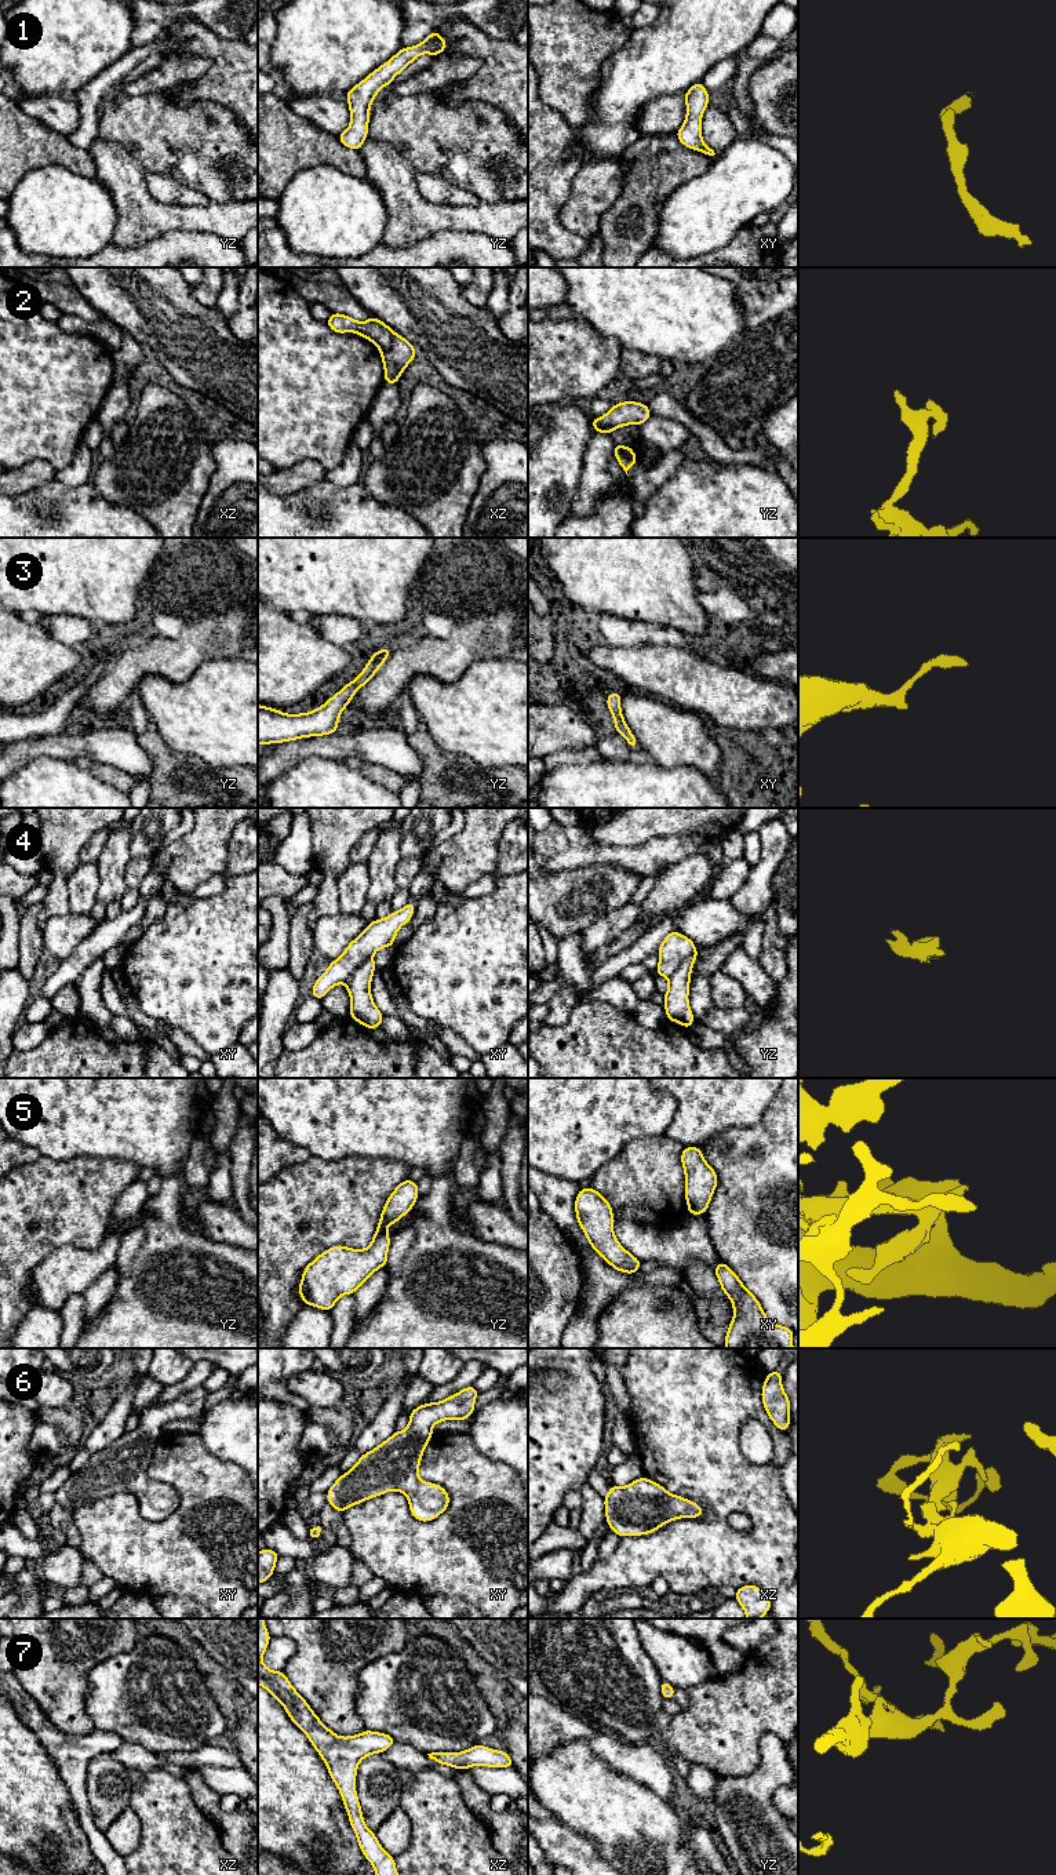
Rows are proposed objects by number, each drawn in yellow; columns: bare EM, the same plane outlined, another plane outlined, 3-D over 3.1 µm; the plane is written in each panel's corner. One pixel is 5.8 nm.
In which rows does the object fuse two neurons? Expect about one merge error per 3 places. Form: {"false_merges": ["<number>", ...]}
{"false_merges": ["2", "4"]}

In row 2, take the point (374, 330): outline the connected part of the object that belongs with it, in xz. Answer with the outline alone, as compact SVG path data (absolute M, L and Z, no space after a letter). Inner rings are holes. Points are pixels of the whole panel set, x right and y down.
M332 313L327 320L328 327L338 334L356 332L371 341L380 352L387 350L394 331L383 321L371 316L365 323L357 321L346 314Z

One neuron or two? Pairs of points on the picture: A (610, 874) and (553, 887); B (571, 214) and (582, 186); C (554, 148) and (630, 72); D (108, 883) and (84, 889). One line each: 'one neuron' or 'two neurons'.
A: one neuron
B: one neuron
C: two neurons
D: two neurons

